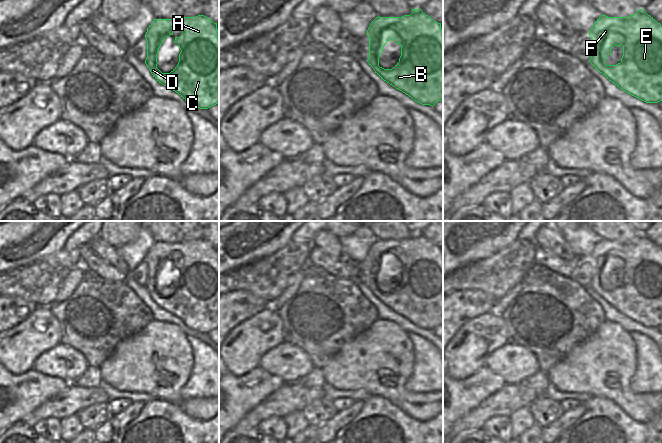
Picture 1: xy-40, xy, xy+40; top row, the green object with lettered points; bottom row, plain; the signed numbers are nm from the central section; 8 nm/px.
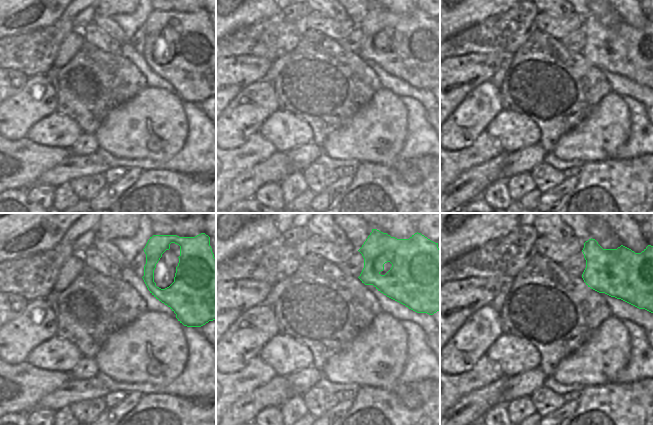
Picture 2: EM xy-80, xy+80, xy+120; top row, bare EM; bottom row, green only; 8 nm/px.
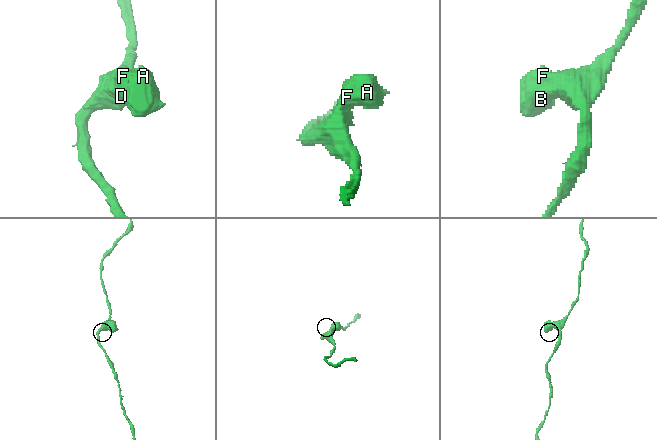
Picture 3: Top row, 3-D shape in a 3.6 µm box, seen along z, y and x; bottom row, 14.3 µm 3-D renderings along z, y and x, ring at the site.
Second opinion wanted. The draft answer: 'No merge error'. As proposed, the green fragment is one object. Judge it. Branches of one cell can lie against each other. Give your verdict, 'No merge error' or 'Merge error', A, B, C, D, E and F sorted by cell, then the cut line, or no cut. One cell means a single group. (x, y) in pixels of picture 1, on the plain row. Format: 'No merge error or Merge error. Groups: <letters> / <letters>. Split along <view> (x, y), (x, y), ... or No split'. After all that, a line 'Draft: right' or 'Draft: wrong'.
No merge error. Groups: A B C D E F. No split.
Draft: right

